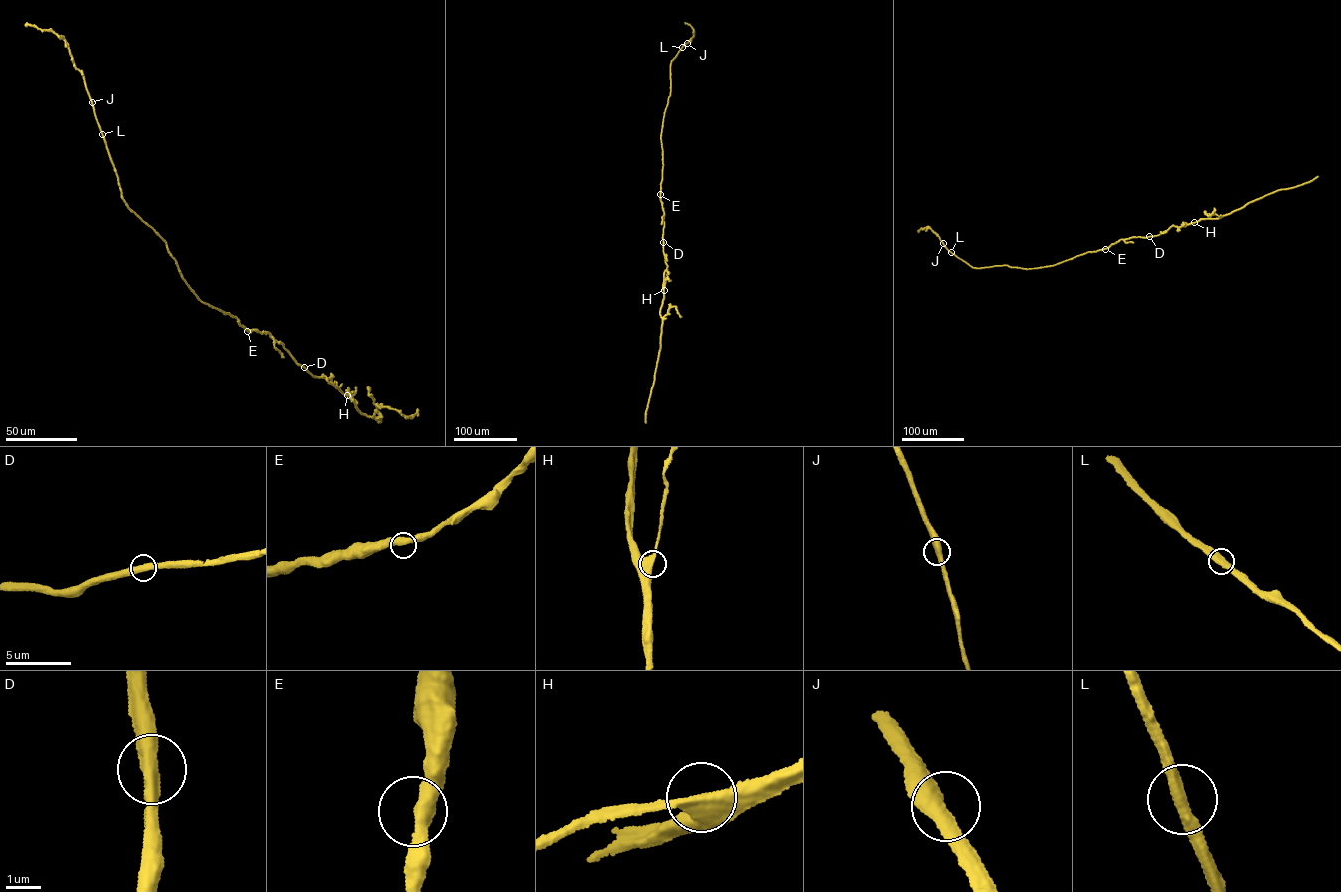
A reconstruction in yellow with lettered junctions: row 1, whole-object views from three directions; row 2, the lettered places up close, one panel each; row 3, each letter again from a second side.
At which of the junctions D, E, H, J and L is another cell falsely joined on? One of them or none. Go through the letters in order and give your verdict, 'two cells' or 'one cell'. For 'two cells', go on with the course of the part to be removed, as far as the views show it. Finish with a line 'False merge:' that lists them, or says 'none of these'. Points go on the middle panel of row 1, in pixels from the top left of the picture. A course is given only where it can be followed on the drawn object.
D: one cell
E: one cell
H: one cell
J: one cell
L: one cell
False merge: none of these

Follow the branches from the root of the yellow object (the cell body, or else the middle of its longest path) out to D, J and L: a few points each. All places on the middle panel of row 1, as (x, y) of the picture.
D: (660, 194), (663, 242)
J: (660, 194), (663, 165), (661, 135), (670, 94), (670, 64), (687, 43)
L: (660, 194), (663, 165), (661, 135), (670, 94), (670, 64), (682, 47)

